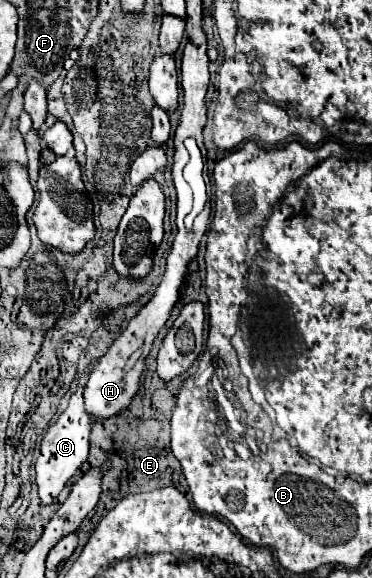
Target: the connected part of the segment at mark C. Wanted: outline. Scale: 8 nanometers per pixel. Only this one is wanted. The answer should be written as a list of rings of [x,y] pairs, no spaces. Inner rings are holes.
[[[93,364],[87,368],[85,374],[81,374],[79,378],[79,388],[77,392],[71,396],[69,400],[69,408],[59,416],[59,420],[49,428],[49,432],[45,434],[43,442],[41,442],[41,454],[37,458],[35,464],[35,472],[37,472],[37,486],[39,486],[39,500],[43,504],[51,504],[57,494],[63,490],[63,486],[67,484],[67,480],[75,474],[75,470],[87,462],[87,454],[89,454],[89,434],[91,434],[91,420],[87,416],[87,412],[83,410],[83,386],[87,382],[89,370],[93,368]]]

